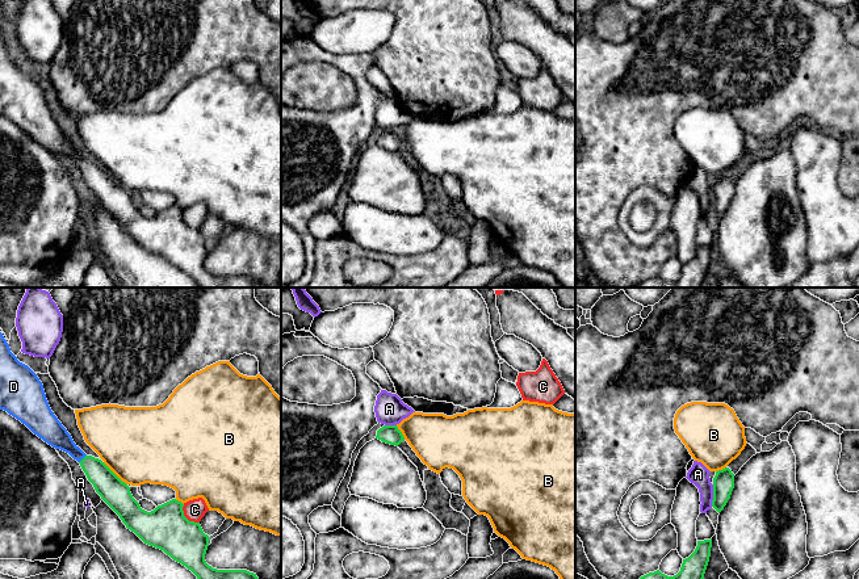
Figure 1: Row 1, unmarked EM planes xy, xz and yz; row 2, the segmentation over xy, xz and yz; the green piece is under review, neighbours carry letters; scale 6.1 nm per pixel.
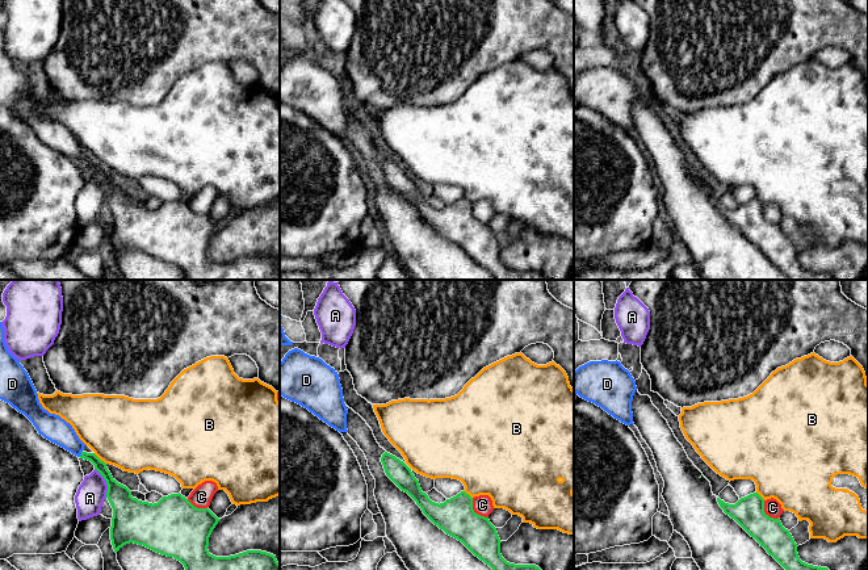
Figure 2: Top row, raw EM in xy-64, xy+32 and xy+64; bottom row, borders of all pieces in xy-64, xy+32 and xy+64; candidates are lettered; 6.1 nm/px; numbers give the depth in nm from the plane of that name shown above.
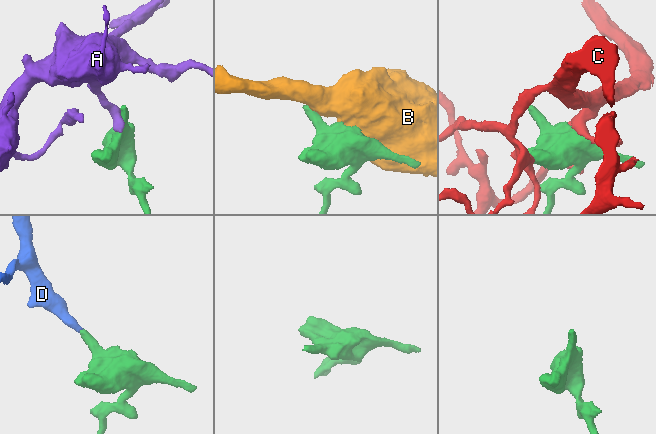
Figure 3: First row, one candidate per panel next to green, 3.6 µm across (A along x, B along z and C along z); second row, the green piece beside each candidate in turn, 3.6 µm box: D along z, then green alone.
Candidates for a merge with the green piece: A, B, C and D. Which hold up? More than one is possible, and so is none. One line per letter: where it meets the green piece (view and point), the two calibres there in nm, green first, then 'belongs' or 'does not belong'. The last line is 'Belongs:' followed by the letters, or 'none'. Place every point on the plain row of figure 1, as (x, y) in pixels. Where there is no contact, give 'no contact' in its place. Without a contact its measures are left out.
A: yz (713, 201) | 130/120 nm | does not belong
B: xy (113, 179) | 170/460 nm | does not belong
C: xy (185, 223) | 260/130 nm | does not belong
D: xy (83, 164) | 160/150 nm | belongs
Belongs: D

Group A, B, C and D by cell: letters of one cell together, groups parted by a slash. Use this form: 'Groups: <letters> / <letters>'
Groups: A / B / C / D

